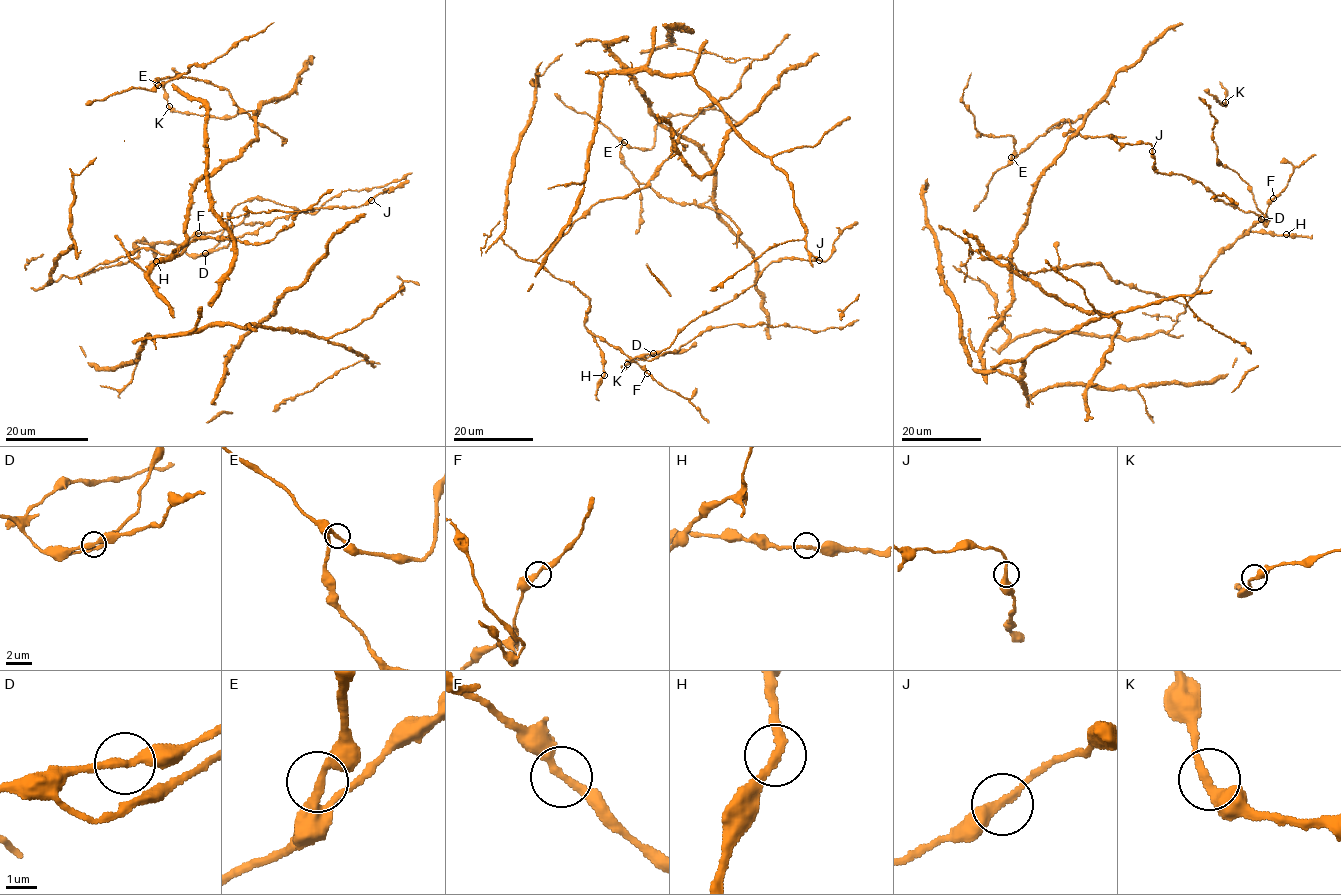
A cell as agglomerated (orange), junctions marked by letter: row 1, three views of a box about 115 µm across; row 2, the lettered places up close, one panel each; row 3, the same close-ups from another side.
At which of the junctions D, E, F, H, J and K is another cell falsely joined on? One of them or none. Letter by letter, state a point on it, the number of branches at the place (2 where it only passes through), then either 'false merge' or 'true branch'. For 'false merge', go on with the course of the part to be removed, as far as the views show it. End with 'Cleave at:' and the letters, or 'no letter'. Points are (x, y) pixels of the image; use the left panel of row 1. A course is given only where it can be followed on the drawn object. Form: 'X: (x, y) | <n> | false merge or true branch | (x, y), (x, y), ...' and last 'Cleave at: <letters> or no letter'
D: (205, 253) | 2 | true branch
E: (158, 85) | 2 | true branch
F: (198, 233) | 2 | true branch
H: (156, 261) | 2 | true branch
J: (371, 200) | 2 | true branch
K: (169, 106) | 2 | true branch
Cleave at: no letter

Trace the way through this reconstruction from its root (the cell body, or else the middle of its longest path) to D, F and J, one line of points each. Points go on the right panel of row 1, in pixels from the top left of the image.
D: (968, 249), (1026, 275), (1096, 264), (1117, 284), (1185, 305), (1219, 254), (1261, 219)
F: (968, 249), (1010, 260), (1026, 275), (1096, 264), (1117, 284), (1185, 305), (1214, 260), (1263, 220), (1274, 198)
J: (968, 249), (1026, 275), (1096, 264), (1117, 284), (1186, 305), (1219, 254), (1266, 223), (1158, 172), (1152, 151)

